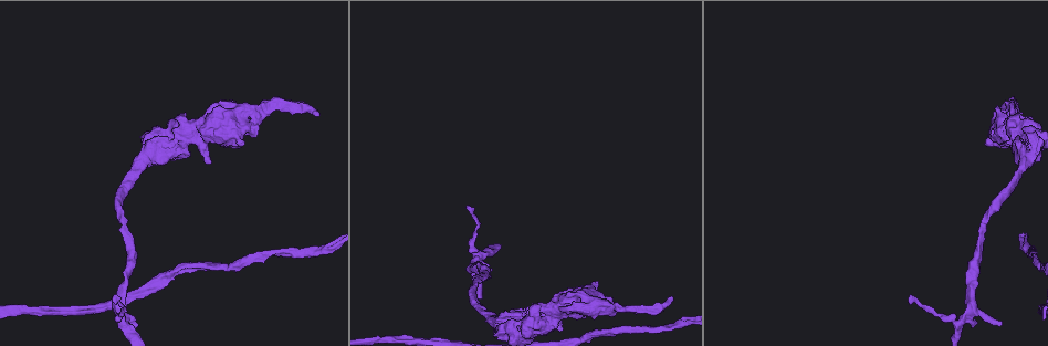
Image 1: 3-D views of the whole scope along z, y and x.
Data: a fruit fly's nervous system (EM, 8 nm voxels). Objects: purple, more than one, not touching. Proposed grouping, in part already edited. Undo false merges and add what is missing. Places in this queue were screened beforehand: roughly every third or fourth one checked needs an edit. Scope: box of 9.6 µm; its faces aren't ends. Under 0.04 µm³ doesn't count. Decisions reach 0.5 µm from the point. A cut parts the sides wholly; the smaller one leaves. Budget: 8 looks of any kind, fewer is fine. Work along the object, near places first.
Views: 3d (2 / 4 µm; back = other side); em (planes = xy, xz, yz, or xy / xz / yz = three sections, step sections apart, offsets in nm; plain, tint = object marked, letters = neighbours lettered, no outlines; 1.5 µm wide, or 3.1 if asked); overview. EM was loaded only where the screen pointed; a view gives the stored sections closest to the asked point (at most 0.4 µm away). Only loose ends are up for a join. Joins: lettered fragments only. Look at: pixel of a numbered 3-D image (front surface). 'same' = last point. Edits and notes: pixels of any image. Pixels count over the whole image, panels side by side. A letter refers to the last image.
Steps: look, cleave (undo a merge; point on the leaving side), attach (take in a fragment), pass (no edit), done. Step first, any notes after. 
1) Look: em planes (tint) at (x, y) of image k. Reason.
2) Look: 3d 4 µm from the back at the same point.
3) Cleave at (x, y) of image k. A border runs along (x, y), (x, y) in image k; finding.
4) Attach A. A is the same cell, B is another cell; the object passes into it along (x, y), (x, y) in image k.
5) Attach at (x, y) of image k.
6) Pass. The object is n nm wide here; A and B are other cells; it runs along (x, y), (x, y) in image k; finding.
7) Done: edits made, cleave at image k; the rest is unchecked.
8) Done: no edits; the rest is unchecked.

Look: 3d 2 µm at (218, 103) of image 1. An open end.

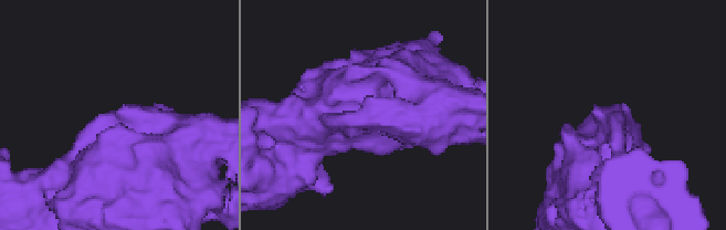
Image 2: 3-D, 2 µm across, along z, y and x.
Look: em xy step 4 (tint) at (595, 110) of image 2. Shape alone is not enough.

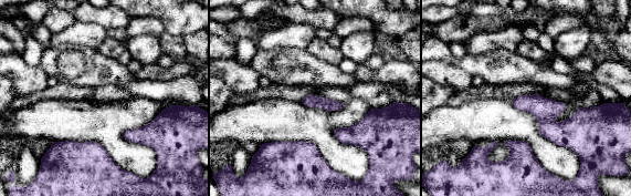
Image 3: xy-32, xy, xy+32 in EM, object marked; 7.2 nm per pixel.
Look: em planes (letters) at the same point.

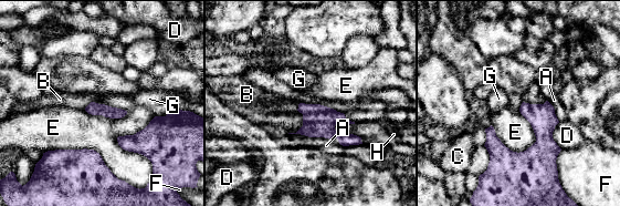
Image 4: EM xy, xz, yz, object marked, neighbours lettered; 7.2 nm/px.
Pass. The longest contact is with E, 600 nm; A, B, C, D, E, F, G and H are other cells; no lettered fragment goes on from it.

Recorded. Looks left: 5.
Look: 3d 2 µm at (318, 116) of image 1. Long arm stops here.

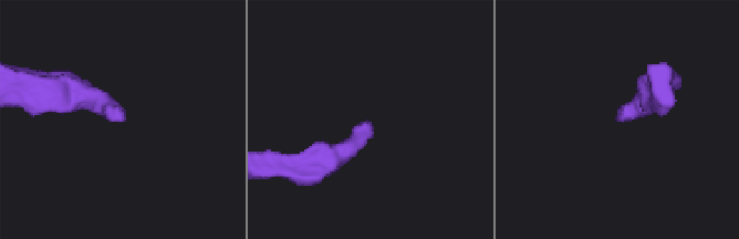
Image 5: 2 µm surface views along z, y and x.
Look: em planes (plain) at (123, 113) of image 5.

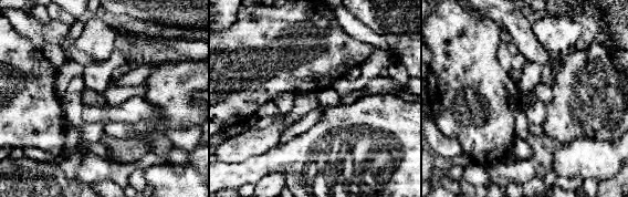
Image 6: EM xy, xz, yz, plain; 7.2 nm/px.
Look: em planes (letters) at the same point.

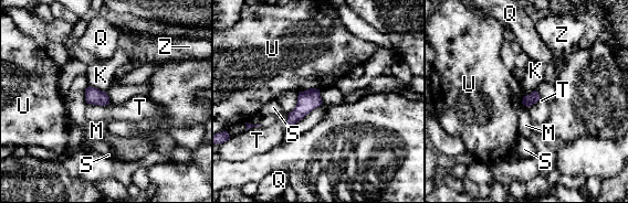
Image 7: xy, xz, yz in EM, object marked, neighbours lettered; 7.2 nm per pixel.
Pass. The longest contact is with T, 170 nm; K, M, Q, S, T, U and Z are other cells; none of them fits.

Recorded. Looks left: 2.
Look: em planes (letters) at (913, 295) of image 1. Tapers out.

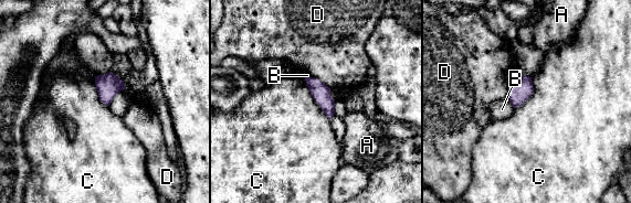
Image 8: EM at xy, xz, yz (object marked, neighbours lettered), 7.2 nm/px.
Pass. The longest contact is with C, 360 nm; A, B, C and D are other cells; a border runs along (304, 77), (312, 97), (329, 119) in image 8; none of them fits.

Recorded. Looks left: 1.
Done: no edits; the rest is unchecked.

